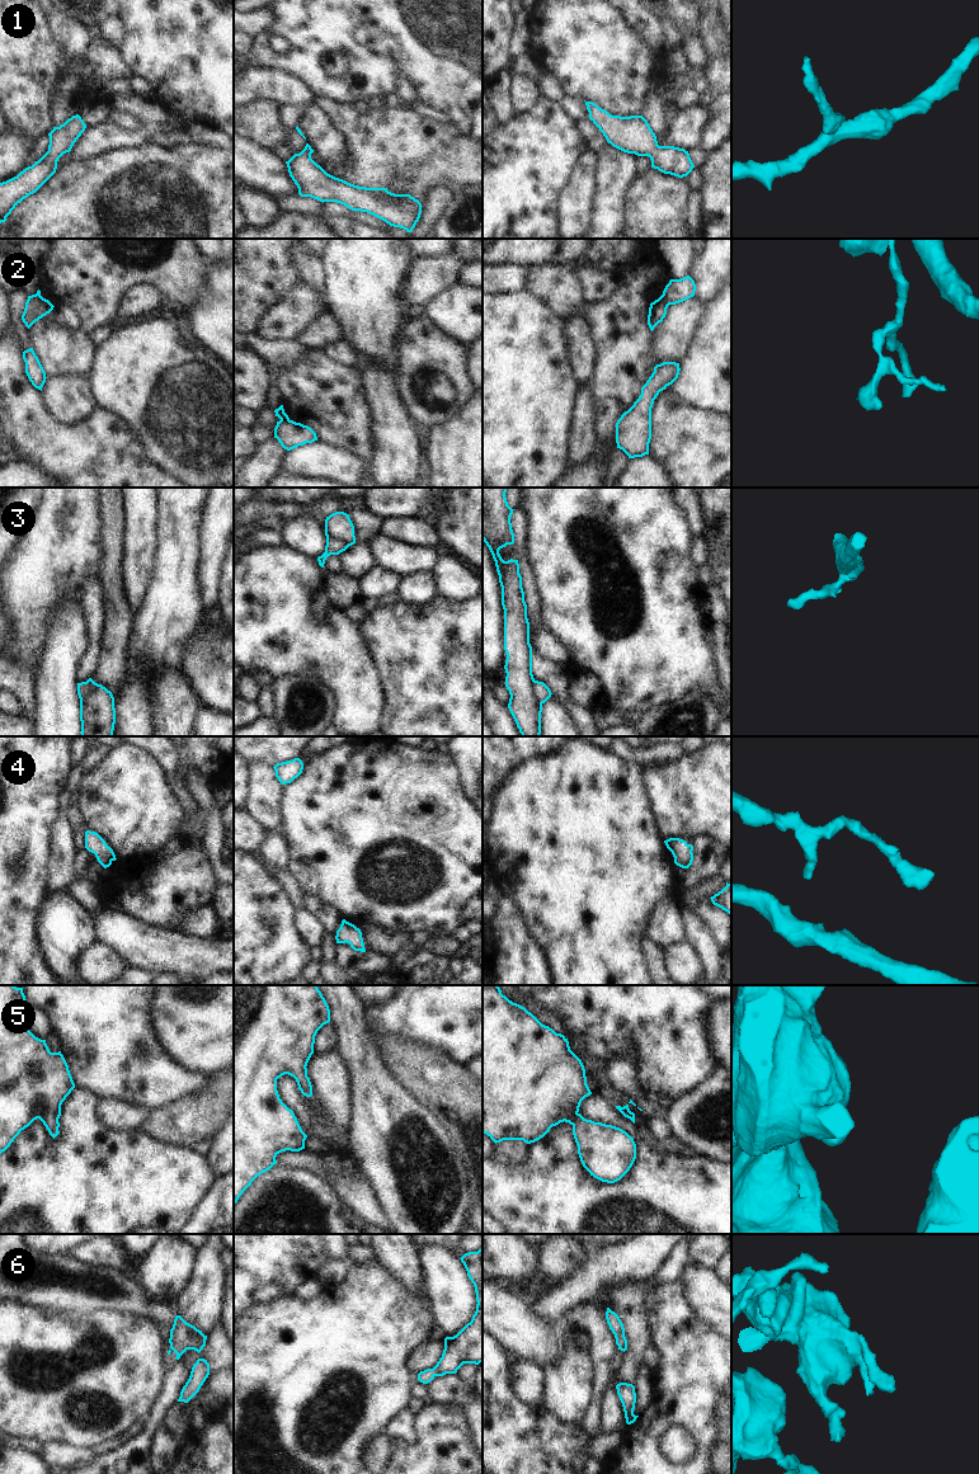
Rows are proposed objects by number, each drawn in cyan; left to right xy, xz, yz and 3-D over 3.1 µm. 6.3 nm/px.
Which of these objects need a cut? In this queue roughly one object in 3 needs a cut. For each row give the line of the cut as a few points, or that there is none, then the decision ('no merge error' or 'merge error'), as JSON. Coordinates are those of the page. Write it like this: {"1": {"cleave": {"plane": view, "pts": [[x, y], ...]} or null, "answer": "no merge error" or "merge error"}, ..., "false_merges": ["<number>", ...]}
{"1": {"cleave": null, "answer": "no merge error"}, "2": {"cleave": {"plane": "xy", "pts": [[36, 293], [50, 311]]}, "answer": "merge error"}, "3": {"cleave": {"plane": "xy", "pts": [[92, 679], [93, 687], [80, 700]]}, "answer": "merge error"}, "4": {"cleave": null, "answer": "no merge error"}, "5": {"cleave": null, "answer": "no merge error"}, "6": {"cleave": null, "answer": "no merge error"}, "false_merges": ["2", "3"]}

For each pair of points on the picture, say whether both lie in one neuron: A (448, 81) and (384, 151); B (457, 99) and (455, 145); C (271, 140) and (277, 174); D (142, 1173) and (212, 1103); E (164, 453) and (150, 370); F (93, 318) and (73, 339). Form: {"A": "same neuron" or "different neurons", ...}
{"A": "different neurons", "B": "different neurons", "C": "different neurons", "D": "different neurons", "E": "same neuron", "F": "different neurons"}

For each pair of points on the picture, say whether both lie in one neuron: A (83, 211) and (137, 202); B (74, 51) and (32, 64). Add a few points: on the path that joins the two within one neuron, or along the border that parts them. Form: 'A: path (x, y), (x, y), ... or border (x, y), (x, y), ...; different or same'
A: path (97, 201), (100, 198), (104, 202), (123, 202); same
B: border (48, 29), (71, 59), (79, 57), (90, 42); different

